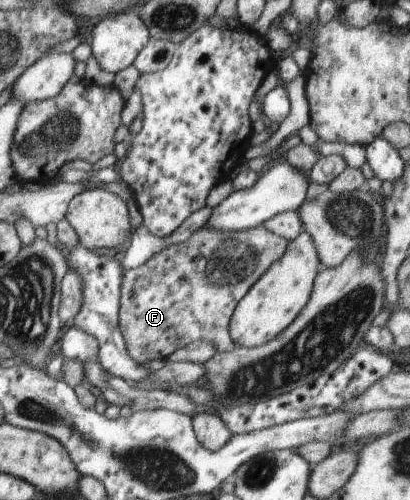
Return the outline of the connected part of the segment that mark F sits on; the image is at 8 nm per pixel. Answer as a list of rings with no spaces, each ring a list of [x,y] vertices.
[[[264,225],[237,232],[217,232],[203,226],[195,230],[189,240],[167,246],[139,268],[124,271],[118,327],[128,355],[141,364],[165,361],[177,349],[185,348],[195,340],[209,340],[215,344],[217,353],[231,352],[236,347],[230,335],[230,320],[235,307],[271,264],[285,254],[288,242],[269,232]]]

